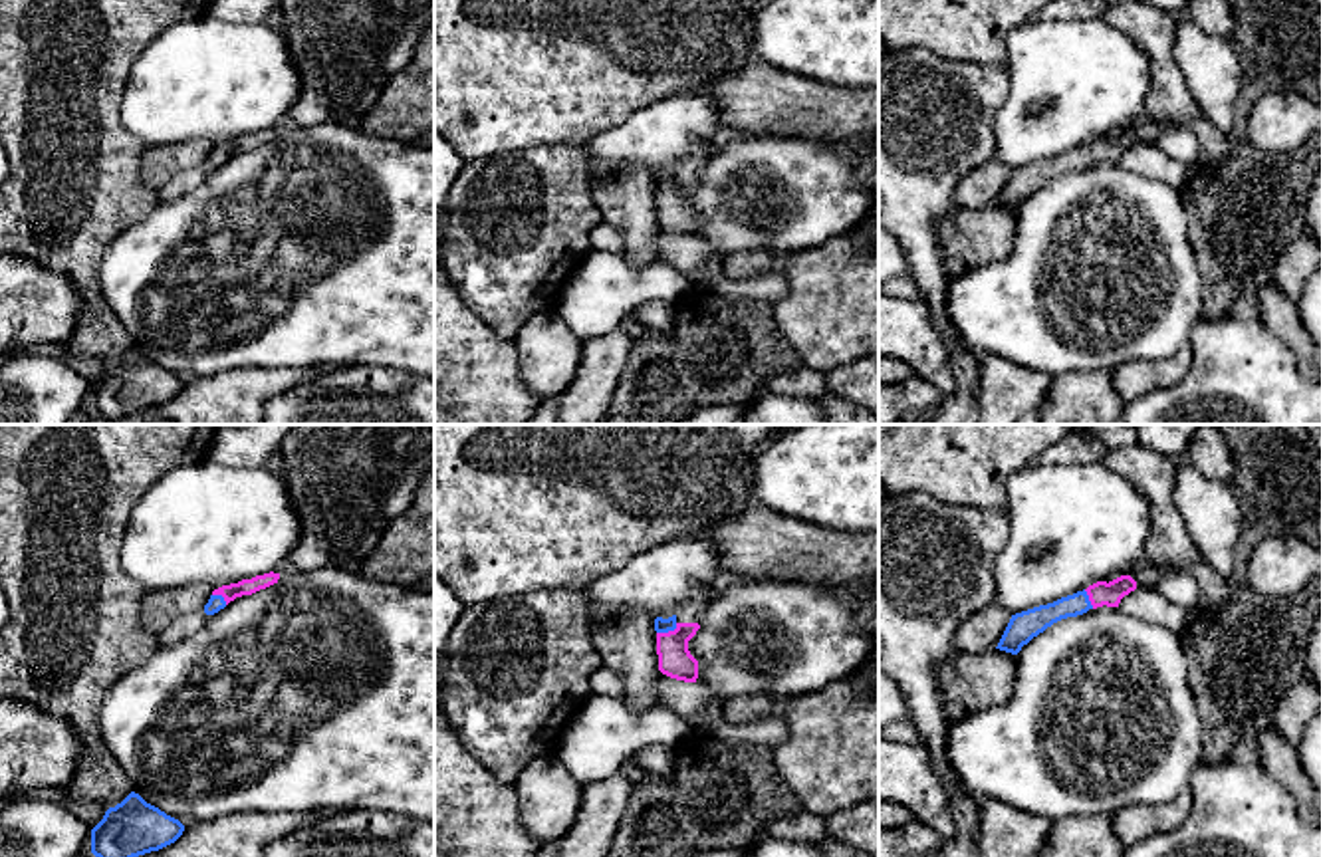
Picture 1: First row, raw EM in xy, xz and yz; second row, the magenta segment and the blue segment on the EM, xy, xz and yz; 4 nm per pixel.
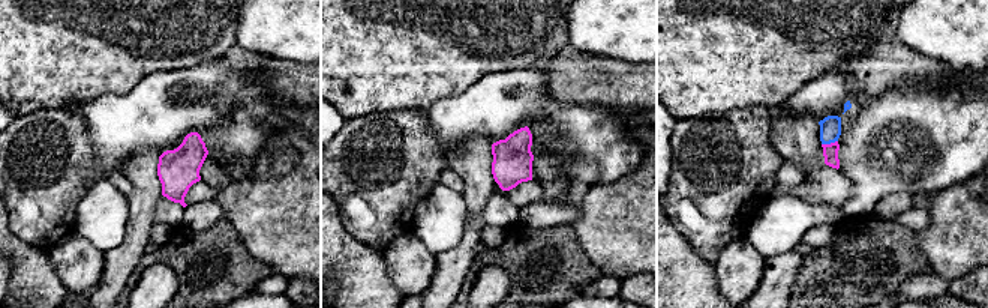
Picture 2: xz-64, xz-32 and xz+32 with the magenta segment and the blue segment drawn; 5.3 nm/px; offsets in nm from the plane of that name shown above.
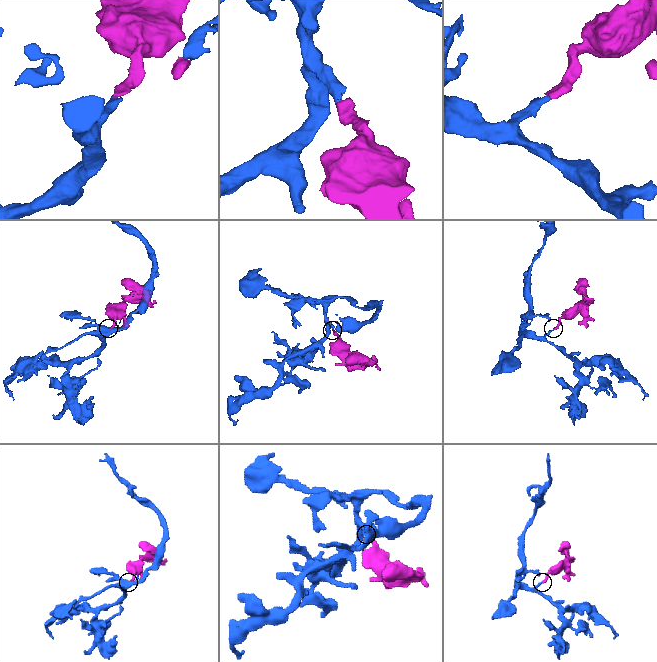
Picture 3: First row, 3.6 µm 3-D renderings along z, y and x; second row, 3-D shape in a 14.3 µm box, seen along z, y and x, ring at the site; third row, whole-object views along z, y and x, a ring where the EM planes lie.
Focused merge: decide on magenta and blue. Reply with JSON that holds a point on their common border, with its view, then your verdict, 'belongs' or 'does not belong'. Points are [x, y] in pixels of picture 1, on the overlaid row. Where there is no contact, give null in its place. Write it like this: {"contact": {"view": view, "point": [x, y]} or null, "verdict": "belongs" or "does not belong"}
{"contact": {"view": "xz", "point": [669, 631]}, "verdict": "belongs"}

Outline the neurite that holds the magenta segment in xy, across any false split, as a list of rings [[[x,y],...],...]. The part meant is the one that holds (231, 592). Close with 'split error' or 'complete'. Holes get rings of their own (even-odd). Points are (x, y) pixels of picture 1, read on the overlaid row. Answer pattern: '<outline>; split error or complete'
[[[270,571],[264,575],[256,575],[252,579],[242,579],[238,583],[222,585],[212,591],[208,603],[204,605],[204,613],[214,615],[220,609],[224,609],[230,601],[234,601],[236,597],[252,595],[260,589],[266,589],[278,583],[278,579],[280,579],[280,573]]]; split error

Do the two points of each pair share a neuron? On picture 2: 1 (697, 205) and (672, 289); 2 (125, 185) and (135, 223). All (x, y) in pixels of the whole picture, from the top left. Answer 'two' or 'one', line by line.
1: two
2: two

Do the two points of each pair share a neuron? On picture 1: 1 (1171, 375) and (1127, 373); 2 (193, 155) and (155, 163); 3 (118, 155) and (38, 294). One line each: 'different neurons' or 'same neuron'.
1: same neuron
2: same neuron
3: different neurons

